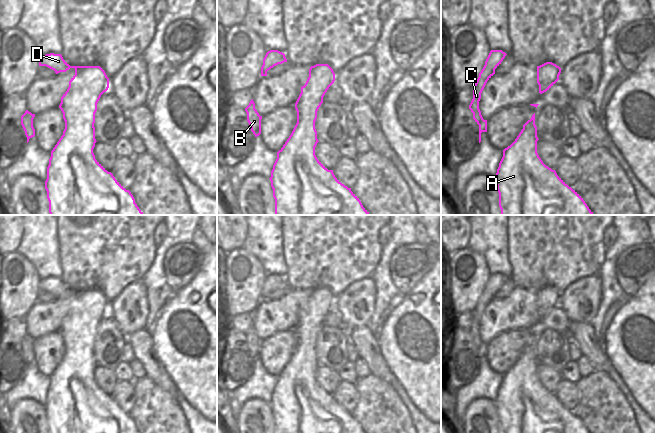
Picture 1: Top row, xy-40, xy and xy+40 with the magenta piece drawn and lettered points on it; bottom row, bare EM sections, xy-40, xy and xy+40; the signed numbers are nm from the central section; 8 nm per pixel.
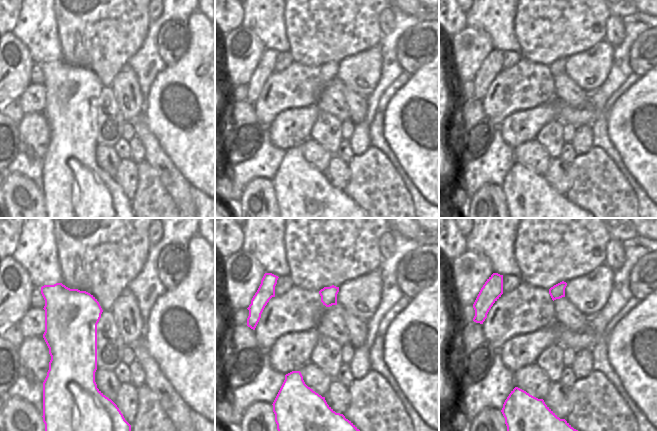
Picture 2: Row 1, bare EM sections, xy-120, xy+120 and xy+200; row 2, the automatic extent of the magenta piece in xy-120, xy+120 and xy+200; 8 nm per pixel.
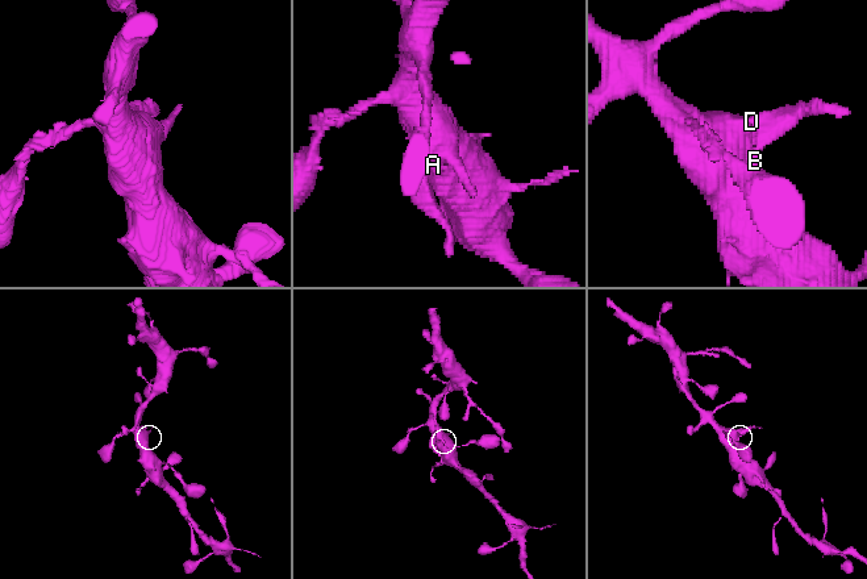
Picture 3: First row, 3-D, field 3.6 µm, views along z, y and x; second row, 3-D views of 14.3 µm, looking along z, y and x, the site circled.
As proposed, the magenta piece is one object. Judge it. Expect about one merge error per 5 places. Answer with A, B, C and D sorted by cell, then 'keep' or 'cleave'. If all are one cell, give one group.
groups A B C D; keep

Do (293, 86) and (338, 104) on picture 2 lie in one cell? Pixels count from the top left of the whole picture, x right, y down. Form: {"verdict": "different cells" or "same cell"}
{"verdict": "different cells"}

